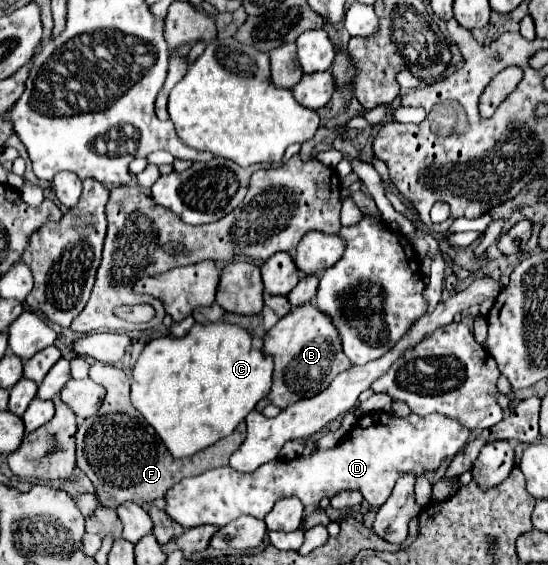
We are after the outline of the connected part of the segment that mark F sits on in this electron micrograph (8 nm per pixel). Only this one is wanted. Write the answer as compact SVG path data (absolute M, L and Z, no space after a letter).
M93 362L89 368L89 378L105 386L107 396L99 412L87 418L77 428L77 466L89 476L105 506L117 508L123 502L145 504L163 498L165 492L179 480L187 476L199 476L211 468L227 466L229 456L245 440L245 422L241 422L241 426L237 426L237 430L229 438L223 438L221 442L201 450L199 454L175 460L165 444L153 436L155 430L133 408L129 400L129 378L121 368Z

